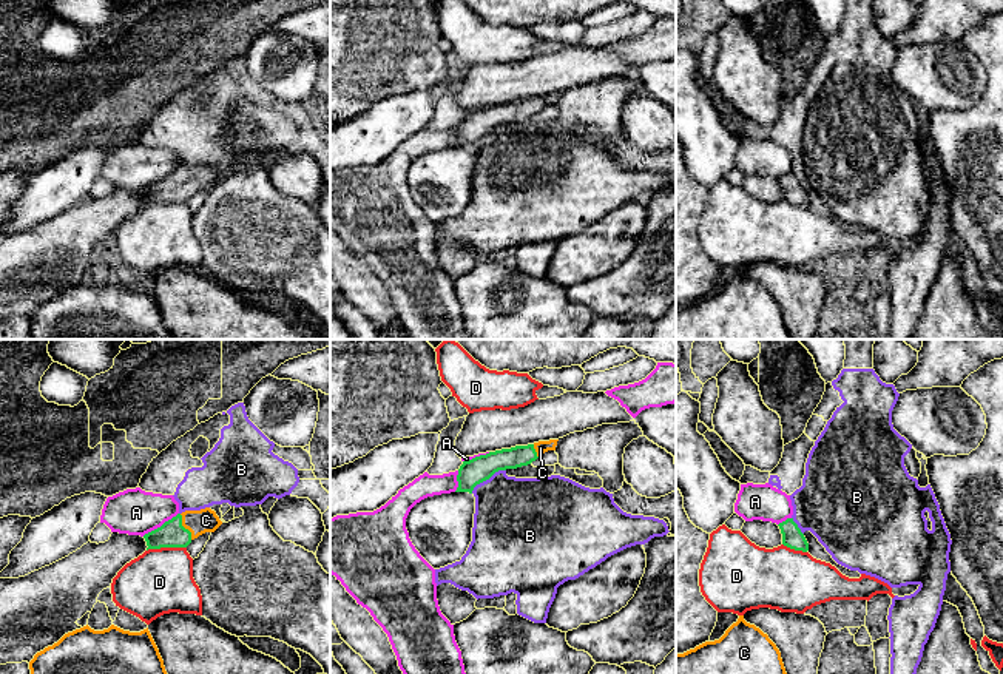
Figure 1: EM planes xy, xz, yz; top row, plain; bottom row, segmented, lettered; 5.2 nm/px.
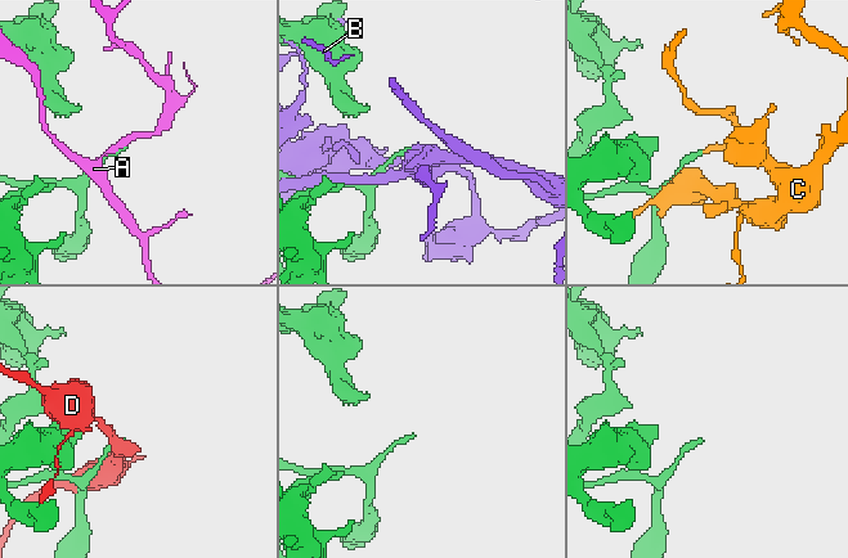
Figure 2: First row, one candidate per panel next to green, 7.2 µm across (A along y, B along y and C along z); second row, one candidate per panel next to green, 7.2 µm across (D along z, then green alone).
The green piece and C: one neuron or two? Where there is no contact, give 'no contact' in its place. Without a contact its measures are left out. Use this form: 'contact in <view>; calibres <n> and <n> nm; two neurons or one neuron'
contact in xy; calibres 140 and 130 nm; one neuron

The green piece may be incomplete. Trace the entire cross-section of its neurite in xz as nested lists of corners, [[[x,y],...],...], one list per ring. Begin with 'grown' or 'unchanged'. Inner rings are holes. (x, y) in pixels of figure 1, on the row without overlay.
grown; [[[549,94],[528,100],[515,100],[463,116],[458,123],[458,142],[455,147],[472,148],[477,139],[489,134],[495,126],[528,120],[545,106],[556,105],[557,96],[559,94]]]

